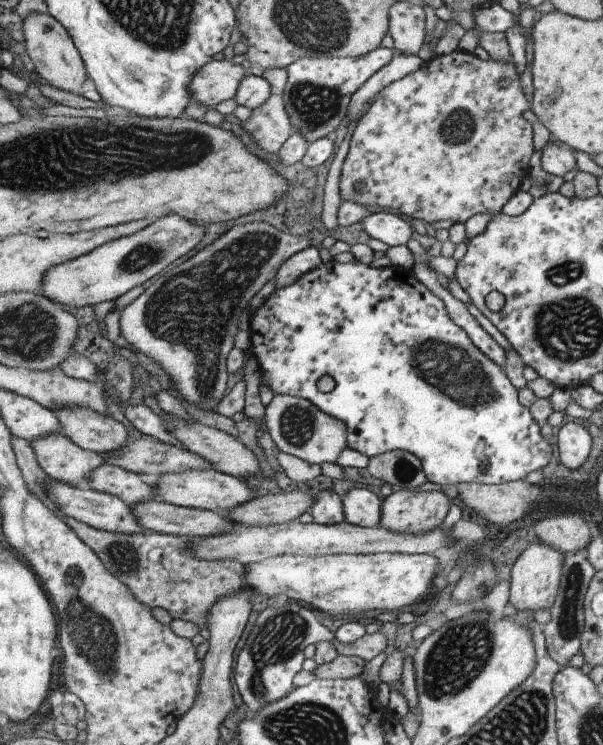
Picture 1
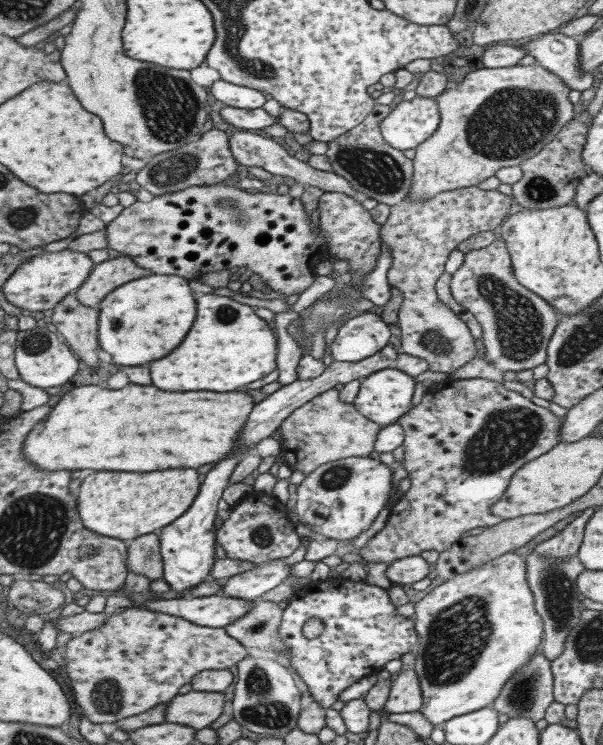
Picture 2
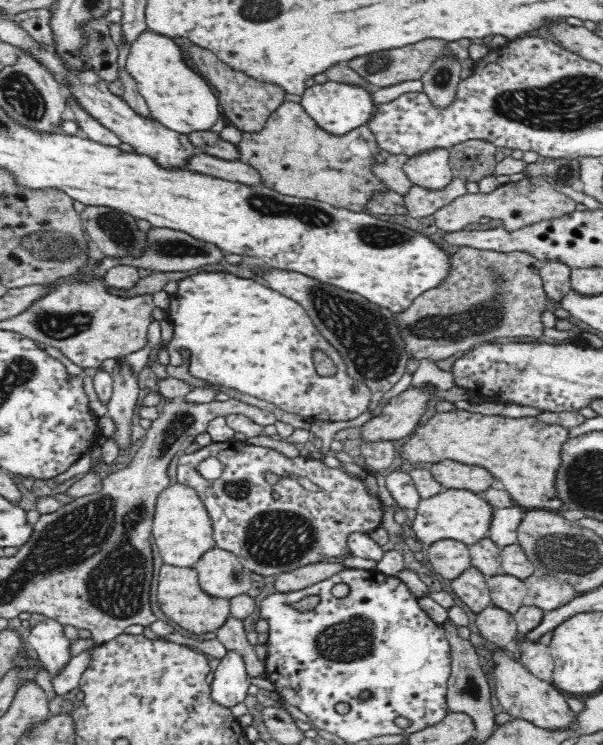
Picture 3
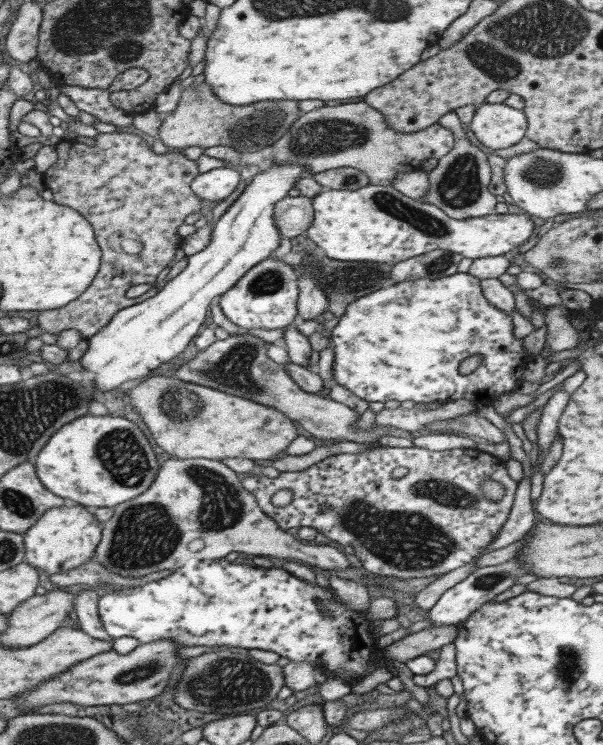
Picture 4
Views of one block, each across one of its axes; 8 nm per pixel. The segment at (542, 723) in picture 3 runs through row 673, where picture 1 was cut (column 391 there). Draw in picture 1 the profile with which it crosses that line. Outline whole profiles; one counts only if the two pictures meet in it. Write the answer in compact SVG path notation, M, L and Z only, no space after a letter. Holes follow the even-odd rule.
M400 489L381 498L379 508L379 528L395 534L423 534L441 524L449 510L450 499L443 492Z

